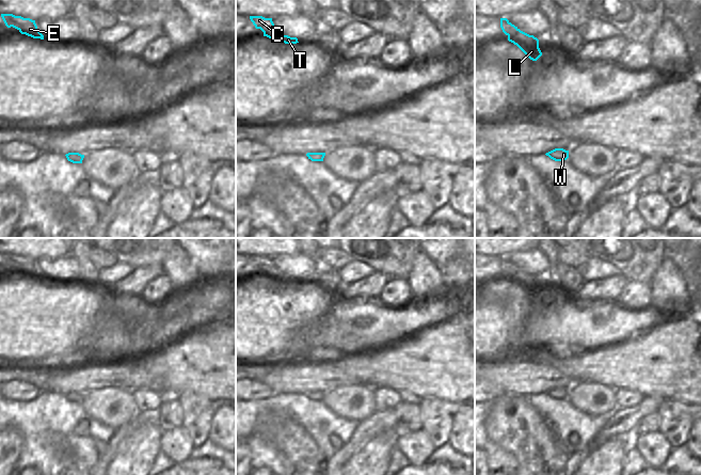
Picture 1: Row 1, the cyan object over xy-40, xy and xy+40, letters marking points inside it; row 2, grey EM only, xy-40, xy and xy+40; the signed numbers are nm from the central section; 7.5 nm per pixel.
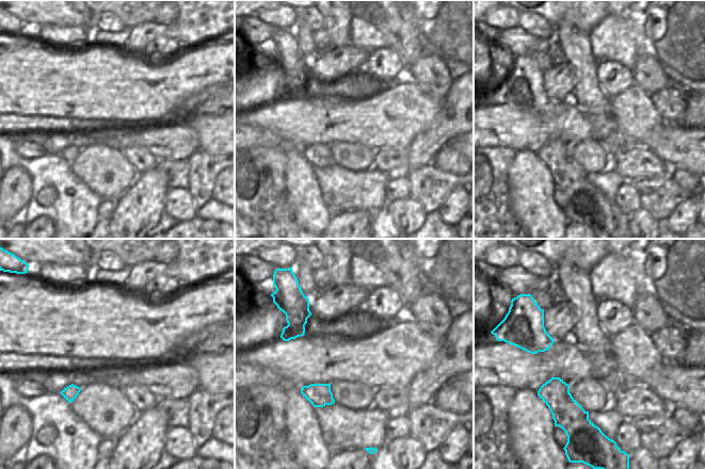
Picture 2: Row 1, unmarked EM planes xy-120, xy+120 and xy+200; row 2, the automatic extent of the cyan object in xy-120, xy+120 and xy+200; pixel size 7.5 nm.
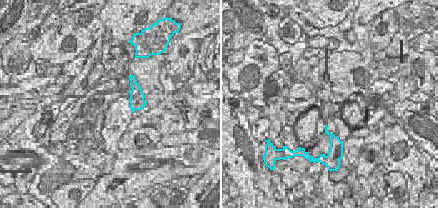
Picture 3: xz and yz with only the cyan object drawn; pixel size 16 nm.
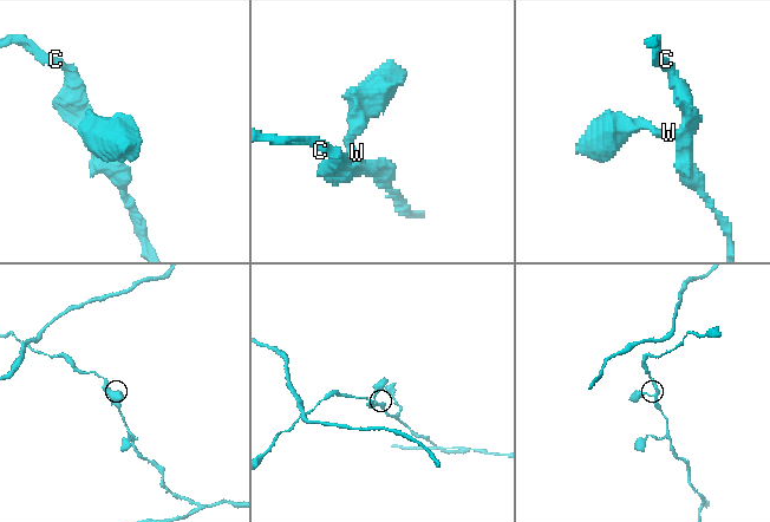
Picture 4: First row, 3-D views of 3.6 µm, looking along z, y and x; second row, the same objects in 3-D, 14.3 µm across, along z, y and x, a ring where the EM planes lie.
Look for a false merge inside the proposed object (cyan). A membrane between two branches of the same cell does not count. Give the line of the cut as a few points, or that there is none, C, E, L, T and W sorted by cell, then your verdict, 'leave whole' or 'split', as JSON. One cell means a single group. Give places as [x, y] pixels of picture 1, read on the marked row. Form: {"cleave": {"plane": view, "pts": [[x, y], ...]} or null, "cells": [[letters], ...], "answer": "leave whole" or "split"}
{"cleave": null, "cells": [["C", "E", "L", "T", "W"]], "answer": "leave whole"}

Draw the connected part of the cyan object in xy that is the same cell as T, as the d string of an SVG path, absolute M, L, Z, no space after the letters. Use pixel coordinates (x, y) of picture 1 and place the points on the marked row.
M250 16L251 21L256 29L260 29L264 32L264 36L273 38L277 42L283 42L285 44L297 44L297 37L290 37L284 35L273 23L272 18L265 18L262 16Z

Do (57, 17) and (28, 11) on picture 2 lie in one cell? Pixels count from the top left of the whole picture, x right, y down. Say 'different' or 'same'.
same

